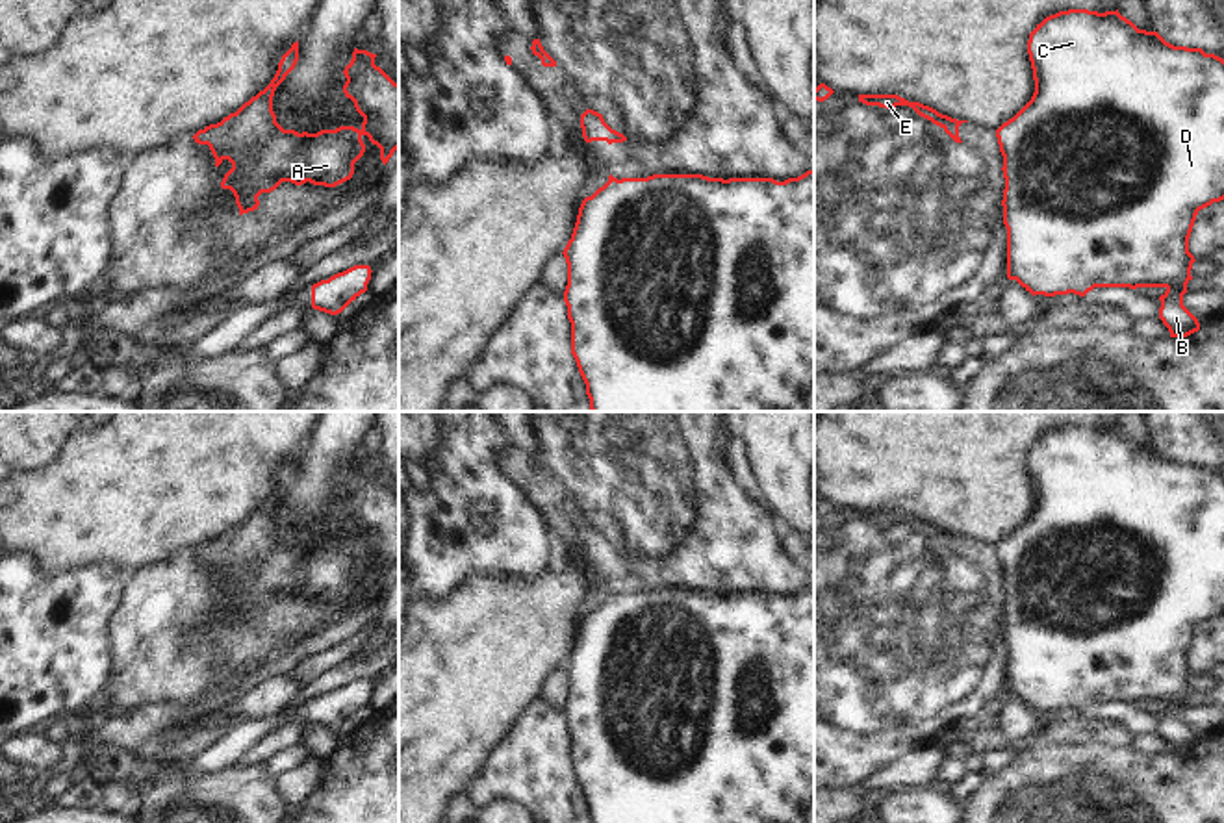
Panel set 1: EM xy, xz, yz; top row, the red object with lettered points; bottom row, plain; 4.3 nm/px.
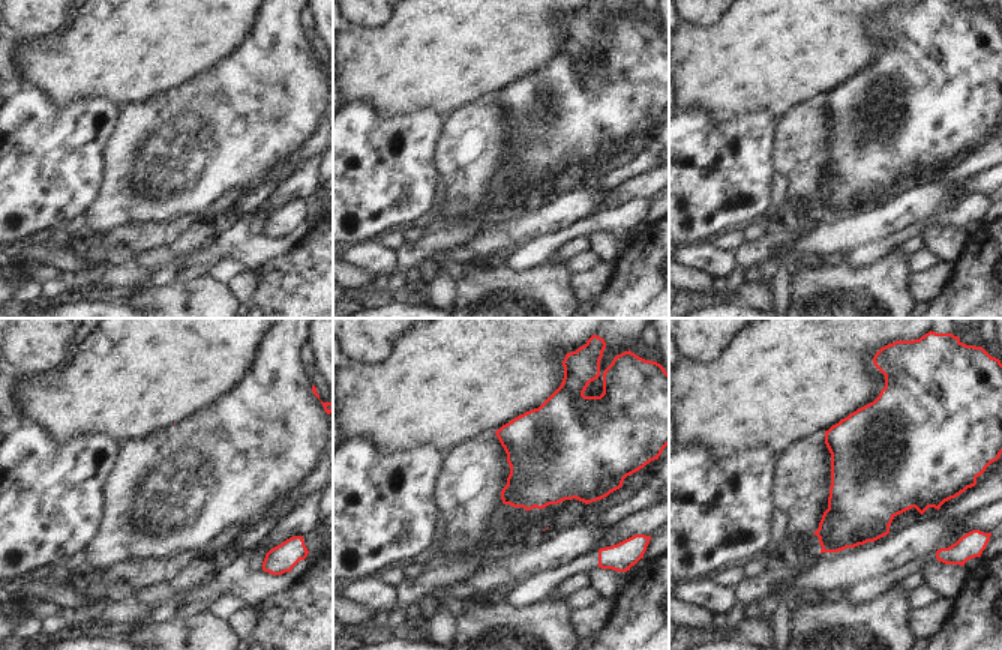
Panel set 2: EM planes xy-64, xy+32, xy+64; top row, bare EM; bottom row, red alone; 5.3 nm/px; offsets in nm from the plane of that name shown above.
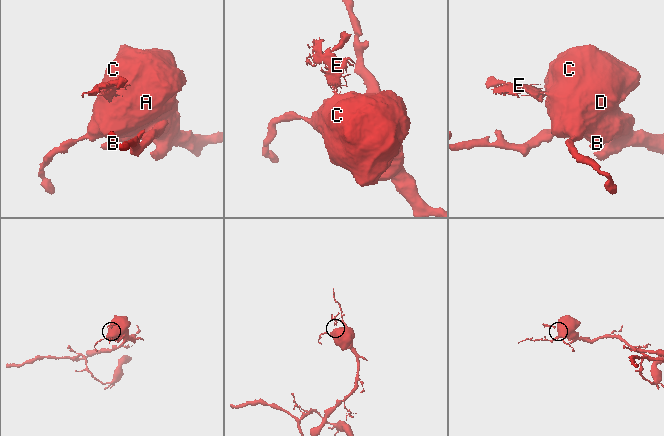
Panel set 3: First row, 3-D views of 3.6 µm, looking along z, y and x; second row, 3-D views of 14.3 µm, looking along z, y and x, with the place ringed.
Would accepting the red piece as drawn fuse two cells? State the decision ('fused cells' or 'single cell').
fused cells

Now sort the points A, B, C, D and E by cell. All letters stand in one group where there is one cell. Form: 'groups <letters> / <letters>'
groups A B C D / E

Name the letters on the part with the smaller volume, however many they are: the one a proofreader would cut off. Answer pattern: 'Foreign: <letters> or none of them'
Foreign: E

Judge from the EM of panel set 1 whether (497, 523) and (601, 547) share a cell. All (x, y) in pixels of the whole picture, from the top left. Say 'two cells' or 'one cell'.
two cells

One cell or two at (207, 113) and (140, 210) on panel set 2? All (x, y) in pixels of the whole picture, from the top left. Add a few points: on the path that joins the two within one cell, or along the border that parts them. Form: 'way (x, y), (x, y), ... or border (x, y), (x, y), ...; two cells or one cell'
way (188, 140), (162, 167), (161, 194); one cell

